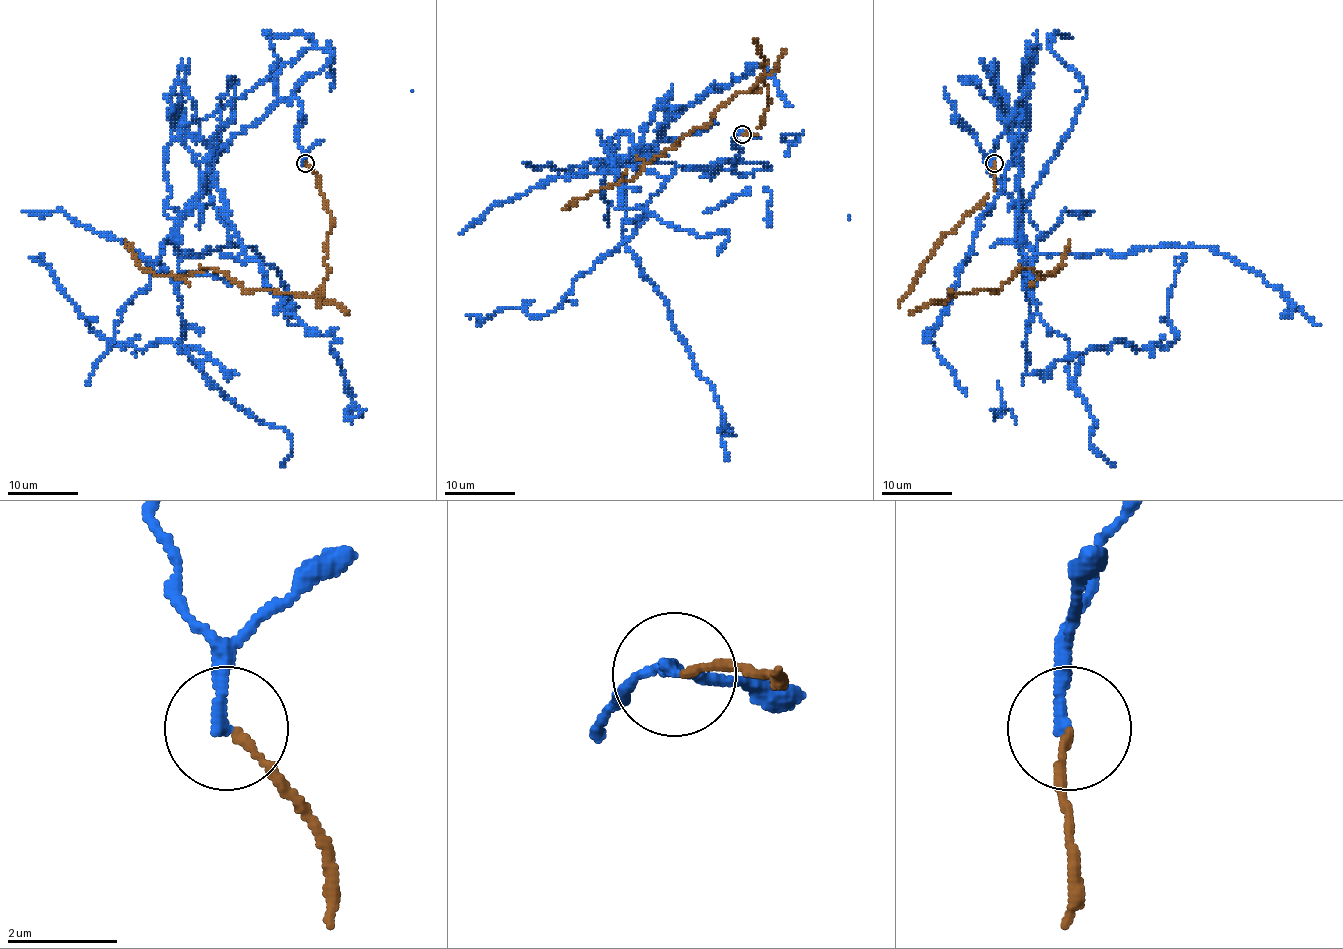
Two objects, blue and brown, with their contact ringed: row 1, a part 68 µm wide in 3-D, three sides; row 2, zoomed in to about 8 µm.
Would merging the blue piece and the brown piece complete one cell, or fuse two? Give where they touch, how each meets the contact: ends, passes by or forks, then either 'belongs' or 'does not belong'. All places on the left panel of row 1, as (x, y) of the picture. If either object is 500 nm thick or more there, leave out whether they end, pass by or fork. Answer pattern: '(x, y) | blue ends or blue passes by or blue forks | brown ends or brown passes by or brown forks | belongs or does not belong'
(305, 163) | blue ends | brown ends | does not belong

